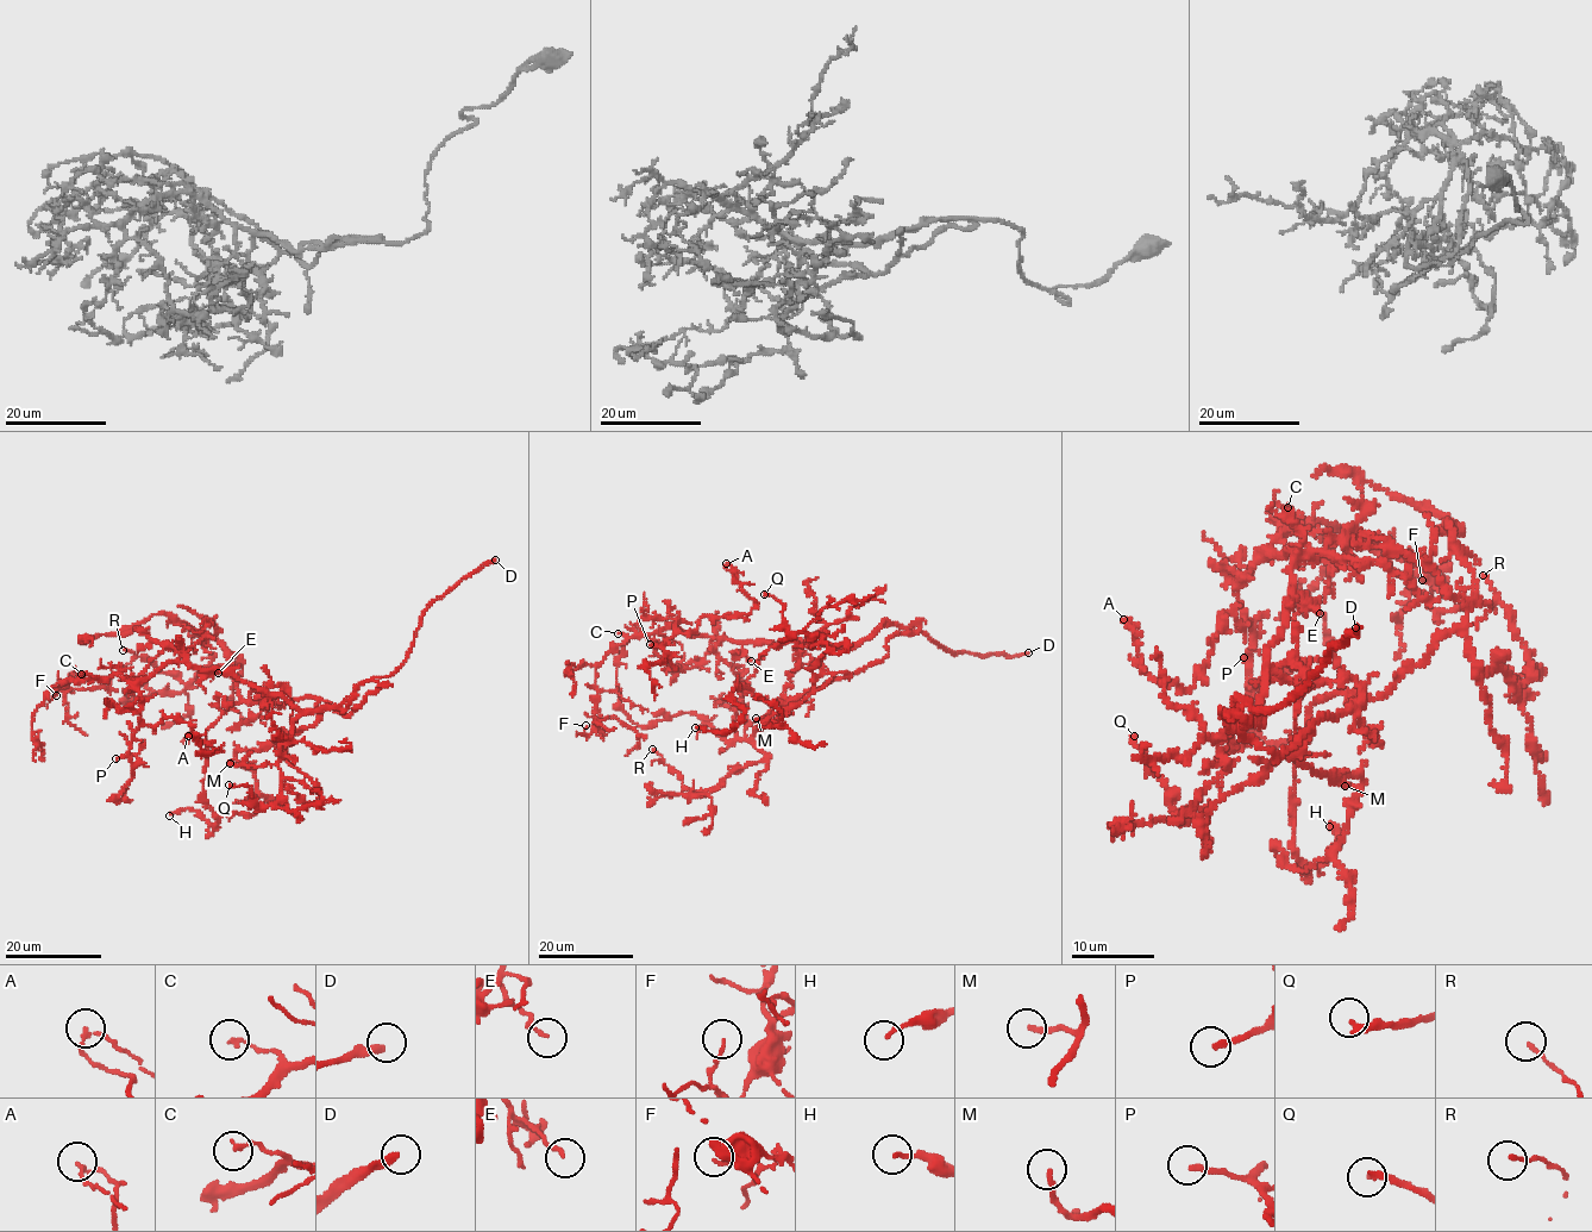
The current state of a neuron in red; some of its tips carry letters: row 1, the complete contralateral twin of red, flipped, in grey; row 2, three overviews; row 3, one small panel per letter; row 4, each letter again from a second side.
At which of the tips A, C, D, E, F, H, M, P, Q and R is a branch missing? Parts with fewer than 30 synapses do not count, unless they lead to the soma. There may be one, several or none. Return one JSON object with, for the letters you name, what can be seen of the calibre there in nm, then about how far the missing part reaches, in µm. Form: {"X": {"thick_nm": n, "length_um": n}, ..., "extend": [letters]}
{"D": {"thick_nm": 300, "length_um": 25}, "P": {"thick_nm": 220, "length_um": 20}, "extend": ["D", "P"]}

